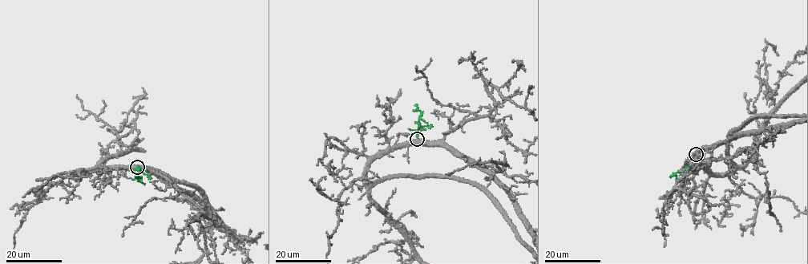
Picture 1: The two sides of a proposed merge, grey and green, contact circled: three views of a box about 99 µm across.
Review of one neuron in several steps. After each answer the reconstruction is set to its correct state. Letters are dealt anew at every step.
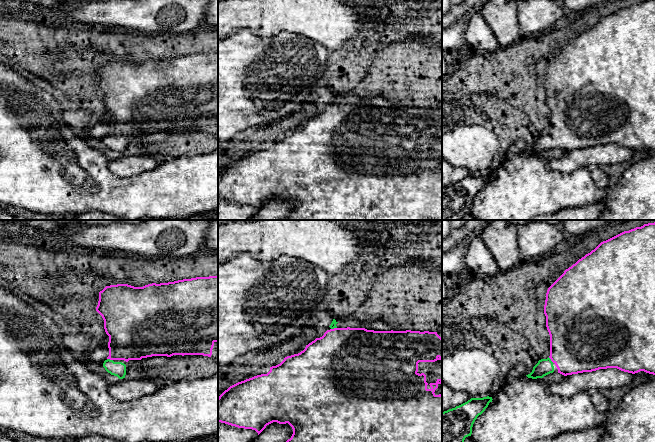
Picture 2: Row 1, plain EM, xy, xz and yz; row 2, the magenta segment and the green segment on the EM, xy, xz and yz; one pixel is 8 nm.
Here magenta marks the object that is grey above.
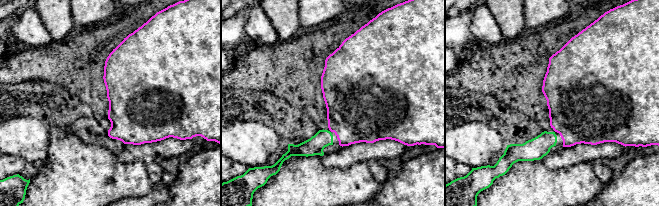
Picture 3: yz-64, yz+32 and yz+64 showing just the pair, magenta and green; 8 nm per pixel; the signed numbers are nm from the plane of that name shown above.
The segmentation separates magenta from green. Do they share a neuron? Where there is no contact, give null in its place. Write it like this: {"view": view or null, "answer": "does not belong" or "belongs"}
{"view": "xy", "answer": "belongs"}

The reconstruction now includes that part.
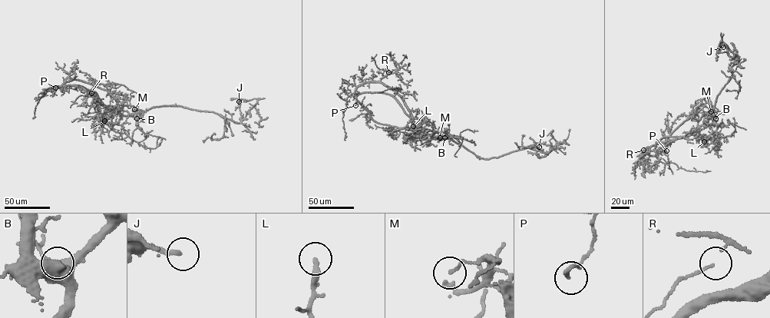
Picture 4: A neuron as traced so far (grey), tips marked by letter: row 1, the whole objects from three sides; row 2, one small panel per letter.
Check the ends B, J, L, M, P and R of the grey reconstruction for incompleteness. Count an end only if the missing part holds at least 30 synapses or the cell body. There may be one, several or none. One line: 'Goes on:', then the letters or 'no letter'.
Goes on: no letter

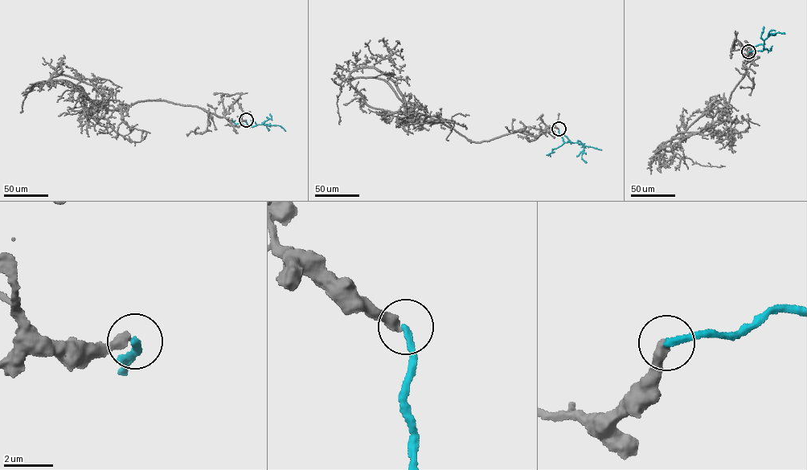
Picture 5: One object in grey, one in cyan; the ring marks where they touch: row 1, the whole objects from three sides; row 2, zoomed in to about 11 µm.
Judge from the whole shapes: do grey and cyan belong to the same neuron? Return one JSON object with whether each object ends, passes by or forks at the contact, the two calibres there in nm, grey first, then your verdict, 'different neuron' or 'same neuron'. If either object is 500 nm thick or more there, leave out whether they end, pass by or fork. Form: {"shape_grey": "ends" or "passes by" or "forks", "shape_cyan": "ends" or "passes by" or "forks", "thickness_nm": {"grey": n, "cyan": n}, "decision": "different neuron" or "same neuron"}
{"shape_grey": "ends", "shape_cyan": "ends", "thickness_nm": {"grey": 400, "cyan": 280}, "decision": "different neuron"}

